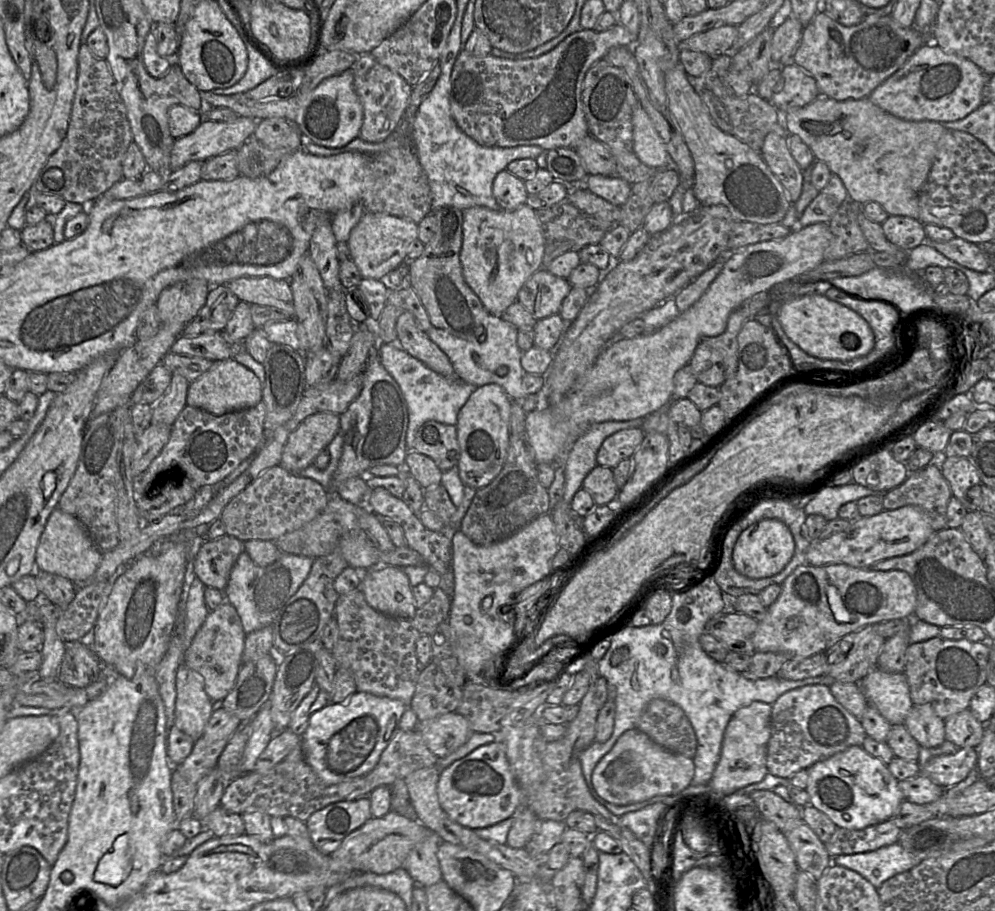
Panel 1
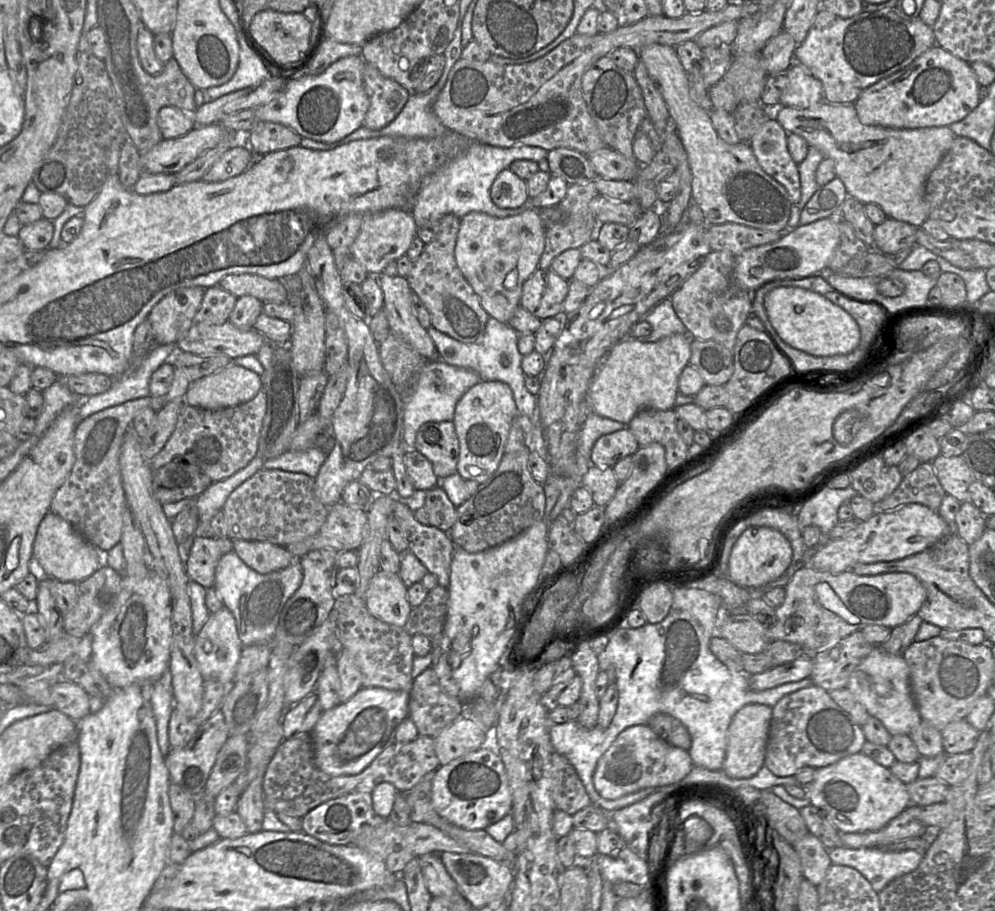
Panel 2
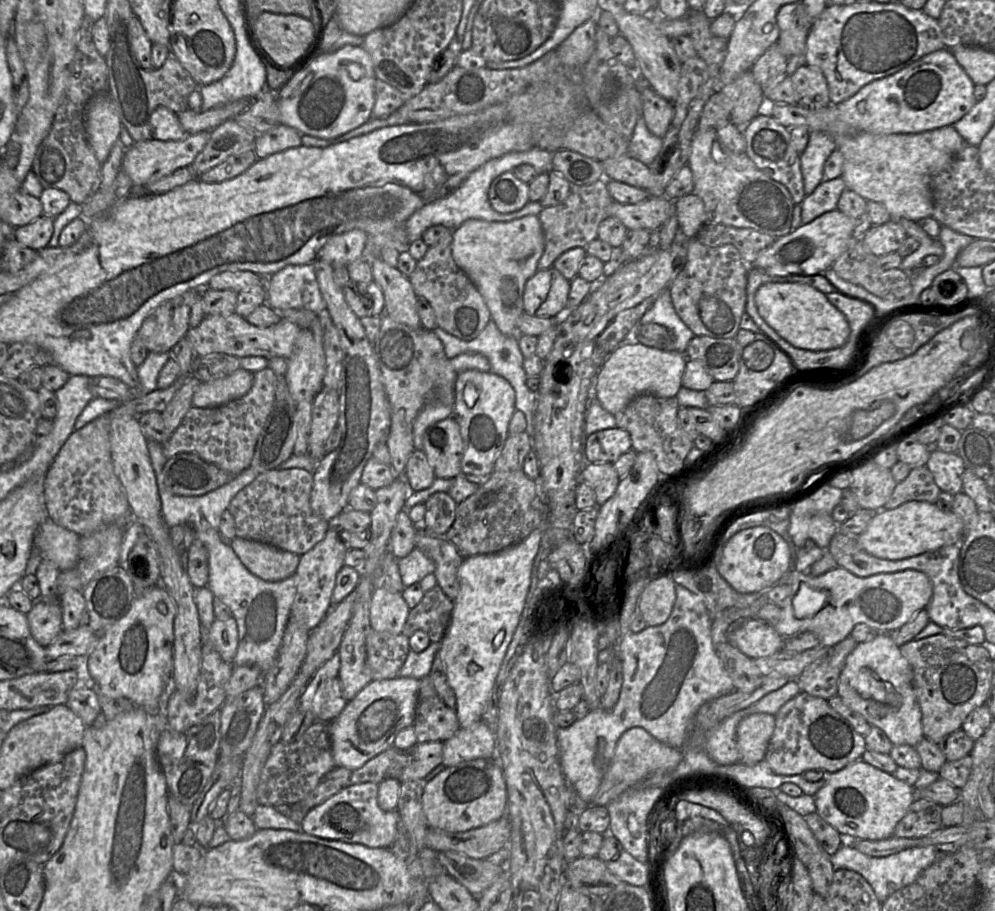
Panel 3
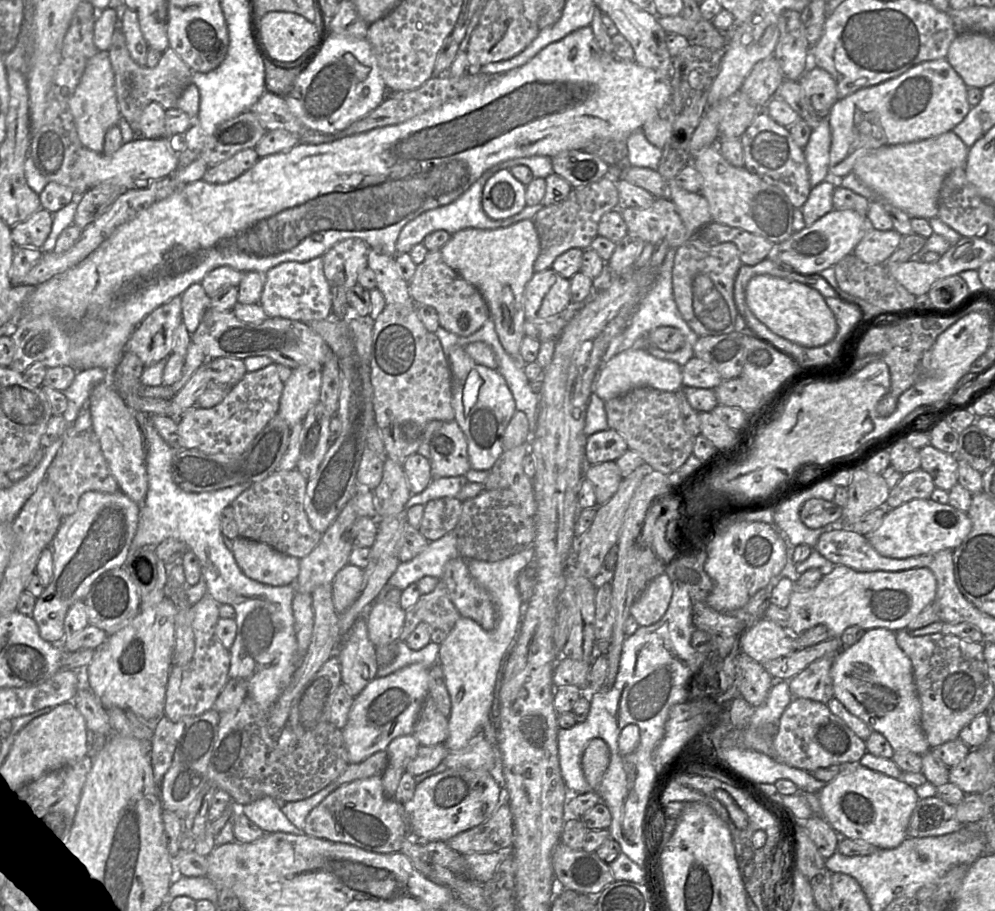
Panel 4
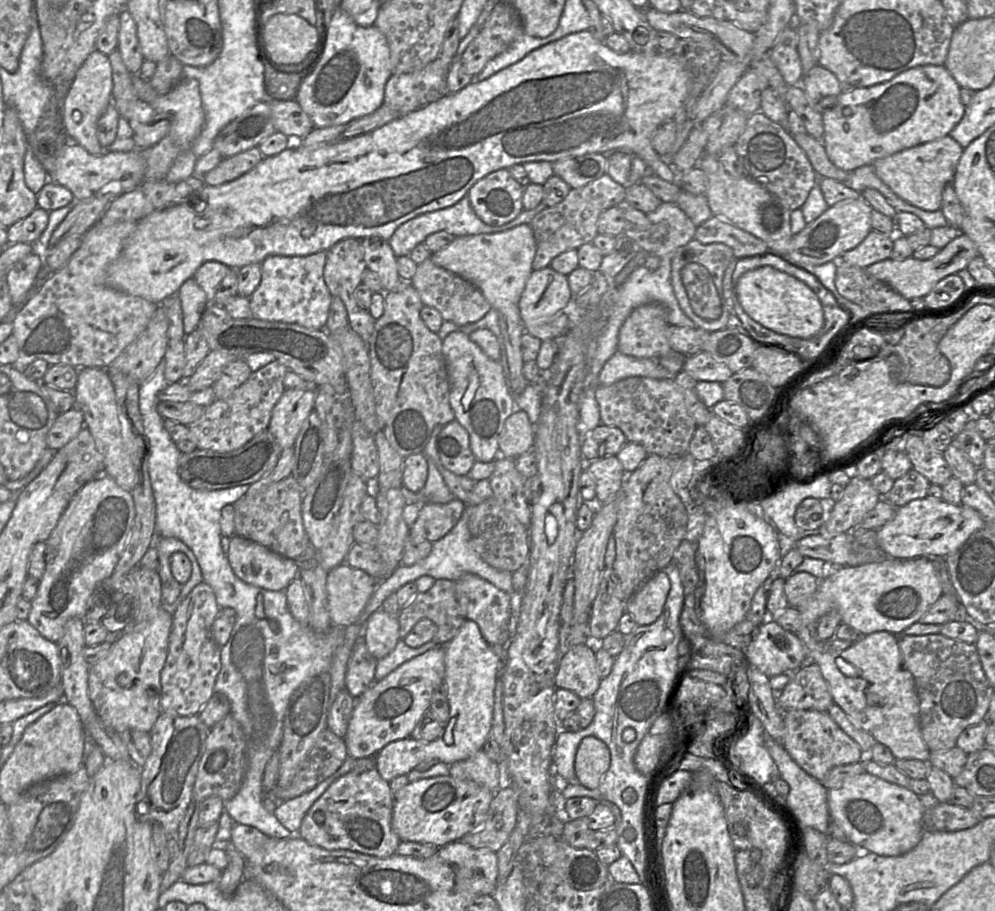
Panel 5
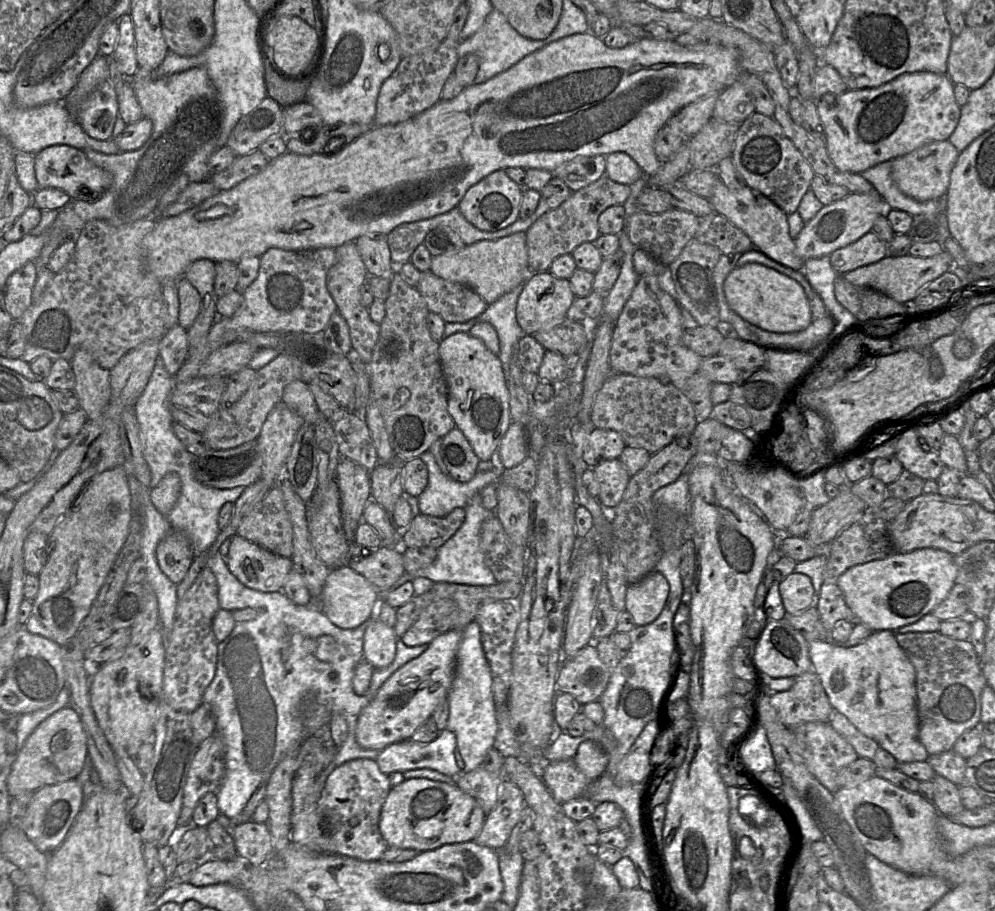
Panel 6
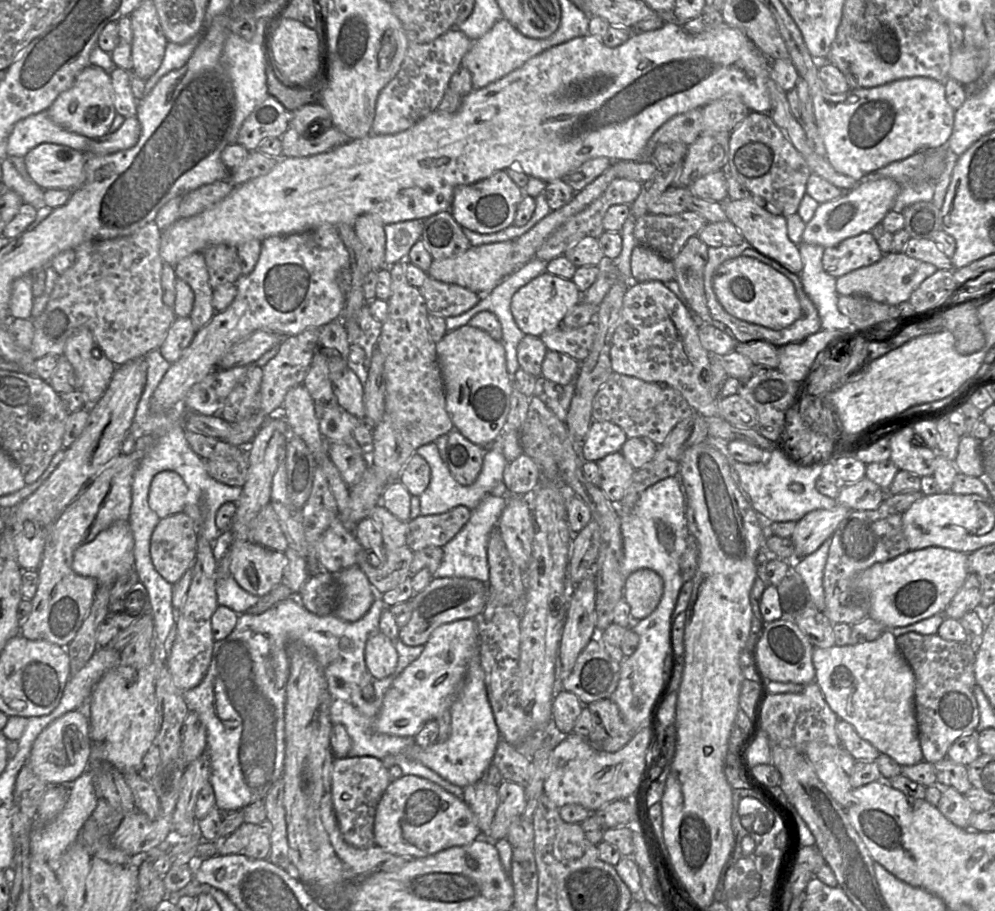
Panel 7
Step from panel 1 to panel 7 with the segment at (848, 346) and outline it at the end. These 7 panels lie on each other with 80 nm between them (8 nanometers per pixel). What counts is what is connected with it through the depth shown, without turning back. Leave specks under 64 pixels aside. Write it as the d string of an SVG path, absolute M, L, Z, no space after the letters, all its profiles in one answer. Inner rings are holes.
M741 255L722 263L714 274L712 288L726 312L748 323L781 330L792 325L802 315L801 305L791 280L751 257Z

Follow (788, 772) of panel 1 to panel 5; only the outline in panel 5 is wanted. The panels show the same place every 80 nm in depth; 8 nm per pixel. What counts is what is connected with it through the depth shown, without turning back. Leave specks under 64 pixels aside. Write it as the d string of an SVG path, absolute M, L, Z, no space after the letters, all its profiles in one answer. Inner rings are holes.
M783 711L783 719L785 723L784 748L802 769L820 782L832 768L859 762L866 756L859 744L837 725L828 712Z

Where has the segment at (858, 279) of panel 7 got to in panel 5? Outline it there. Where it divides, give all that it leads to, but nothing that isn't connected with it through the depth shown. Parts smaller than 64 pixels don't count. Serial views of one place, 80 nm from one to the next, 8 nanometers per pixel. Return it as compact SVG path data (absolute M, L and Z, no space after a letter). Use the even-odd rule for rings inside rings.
M959 234L958 237L941 249L936 256L928 260L918 260L914 257L905 260L893 260L890 258L866 267L865 271L868 275L889 285L904 298L911 300L924 297L941 279L966 269L969 263L977 256L979 255L975 243L968 236Z

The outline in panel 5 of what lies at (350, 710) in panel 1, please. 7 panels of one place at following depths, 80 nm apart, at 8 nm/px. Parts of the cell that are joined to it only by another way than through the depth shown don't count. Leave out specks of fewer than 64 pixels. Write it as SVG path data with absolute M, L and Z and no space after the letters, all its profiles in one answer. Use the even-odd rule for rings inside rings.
M435 646L390 672L359 697L351 713L343 738L349 757L361 759L375 756L387 744L410 737L424 713L430 709L434 692L444 682L445 646Z

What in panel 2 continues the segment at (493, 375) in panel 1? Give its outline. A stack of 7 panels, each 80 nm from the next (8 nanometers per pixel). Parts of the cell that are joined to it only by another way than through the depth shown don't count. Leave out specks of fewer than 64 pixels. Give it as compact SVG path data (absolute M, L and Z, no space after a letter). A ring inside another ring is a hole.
M489 317L483 338L472 344L460 342L432 326L427 329L427 332L431 336L442 361L453 366L473 370L479 374L482 381L501 381L508 384L512 389L518 413L529 417L533 427L533 414L537 397L531 394L525 385L526 375L521 366L524 356L518 350L520 334L515 329L507 323Z

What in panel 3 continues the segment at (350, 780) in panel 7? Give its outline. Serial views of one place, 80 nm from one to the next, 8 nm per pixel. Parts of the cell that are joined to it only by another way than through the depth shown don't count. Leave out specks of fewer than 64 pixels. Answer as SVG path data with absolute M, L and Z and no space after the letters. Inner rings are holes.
M363 783L346 787L322 804L307 811L301 830L309 835L327 840L361 844L369 848L391 848L396 840L397 810L383 811L377 802L378 785Z

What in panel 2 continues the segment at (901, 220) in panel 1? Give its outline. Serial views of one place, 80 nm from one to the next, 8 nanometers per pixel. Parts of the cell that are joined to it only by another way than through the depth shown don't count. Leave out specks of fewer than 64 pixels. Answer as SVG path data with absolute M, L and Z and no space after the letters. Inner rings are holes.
M887 218L874 229L874 249L884 255L894 254L916 245L917 228L894 219Z

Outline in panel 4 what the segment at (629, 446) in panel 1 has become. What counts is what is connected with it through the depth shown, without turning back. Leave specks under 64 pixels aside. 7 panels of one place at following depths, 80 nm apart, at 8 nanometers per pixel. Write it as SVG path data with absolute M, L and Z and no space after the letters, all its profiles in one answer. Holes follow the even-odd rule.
M609 428L587 437L585 460L588 464L616 461L628 449L628 444L623 435Z

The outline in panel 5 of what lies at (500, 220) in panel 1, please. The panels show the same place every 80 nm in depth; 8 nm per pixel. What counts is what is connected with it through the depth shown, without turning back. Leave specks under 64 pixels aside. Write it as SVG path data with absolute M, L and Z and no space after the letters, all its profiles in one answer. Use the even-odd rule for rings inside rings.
M530 224L492 234L455 237L454 240L432 253L434 264L475 285L499 314L499 326L504 340L509 365L508 385L513 396L520 395L528 385L523 375L521 338L525 325L521 319L519 302L533 269L536 242Z

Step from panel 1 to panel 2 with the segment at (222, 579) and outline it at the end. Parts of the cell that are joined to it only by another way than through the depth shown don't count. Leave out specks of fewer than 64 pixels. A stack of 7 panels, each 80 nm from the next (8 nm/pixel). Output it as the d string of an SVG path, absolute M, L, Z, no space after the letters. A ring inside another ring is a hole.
M195 536L186 571L190 580L205 588L213 588L215 571L220 558L233 551L233 540L213 536Z

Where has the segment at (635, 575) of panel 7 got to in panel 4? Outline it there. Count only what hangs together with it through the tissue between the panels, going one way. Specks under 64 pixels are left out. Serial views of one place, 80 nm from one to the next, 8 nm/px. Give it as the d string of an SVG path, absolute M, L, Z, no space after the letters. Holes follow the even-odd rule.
M666 573L651 580L630 608L630 614L640 626L658 622L669 606L673 585Z

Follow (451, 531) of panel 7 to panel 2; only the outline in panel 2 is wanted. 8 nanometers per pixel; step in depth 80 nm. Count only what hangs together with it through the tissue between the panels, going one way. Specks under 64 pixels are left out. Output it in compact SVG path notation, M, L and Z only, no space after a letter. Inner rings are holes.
M441 486L429 490L424 499L429 525L448 533L457 518L457 507L449 500Z

